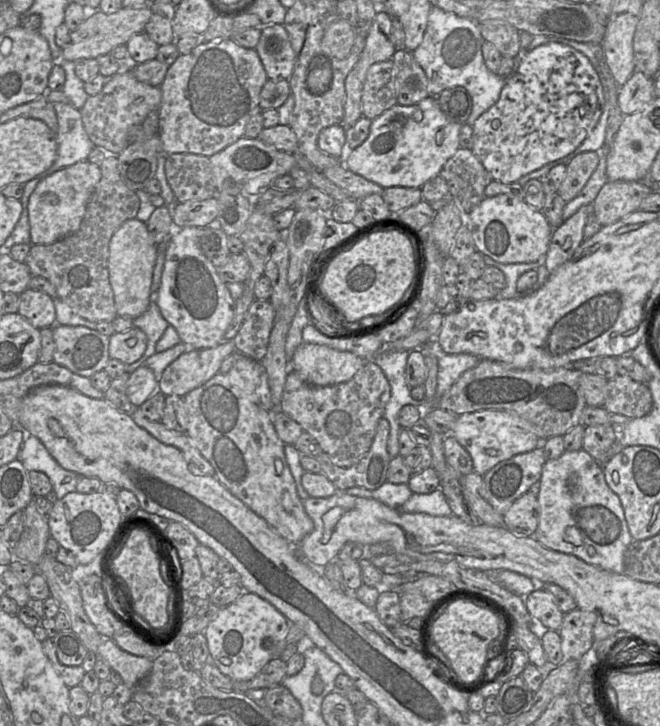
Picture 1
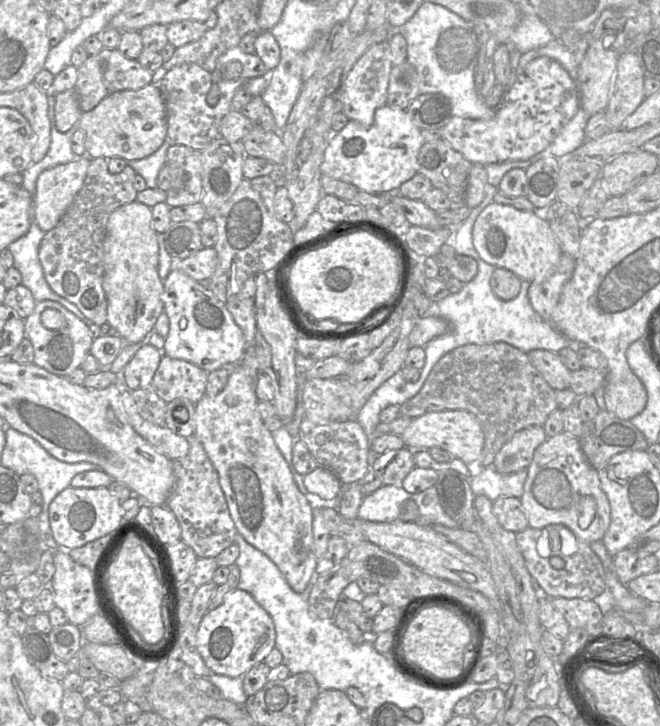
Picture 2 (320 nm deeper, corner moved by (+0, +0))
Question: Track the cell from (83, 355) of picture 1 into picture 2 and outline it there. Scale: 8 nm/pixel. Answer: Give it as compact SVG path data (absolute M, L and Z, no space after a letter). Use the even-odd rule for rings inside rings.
M51 300L37 302L33 313L24 320L24 324L25 336L31 341L34 348L33 363L53 374L68 376L75 369L81 368L85 357L90 353L94 338L89 327L58 302ZM46 309L60 312L67 321L66 327L60 330L45 328L41 322L41 314Z

